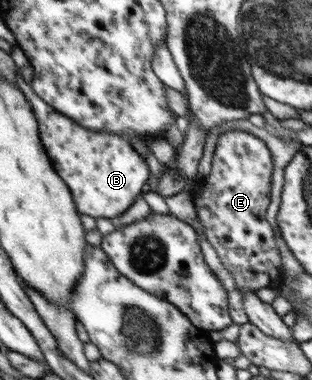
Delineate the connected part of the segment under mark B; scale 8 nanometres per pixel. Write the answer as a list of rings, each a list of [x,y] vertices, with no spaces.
[[[23,85],[22,91],[32,106],[39,122],[39,136],[47,150],[55,172],[65,180],[73,192],[75,206],[81,215],[93,218],[110,218],[122,215],[137,198],[149,180],[150,168],[146,159],[137,154],[129,142],[109,132],[89,132],[68,116],[57,112],[38,97],[31,86]]]

